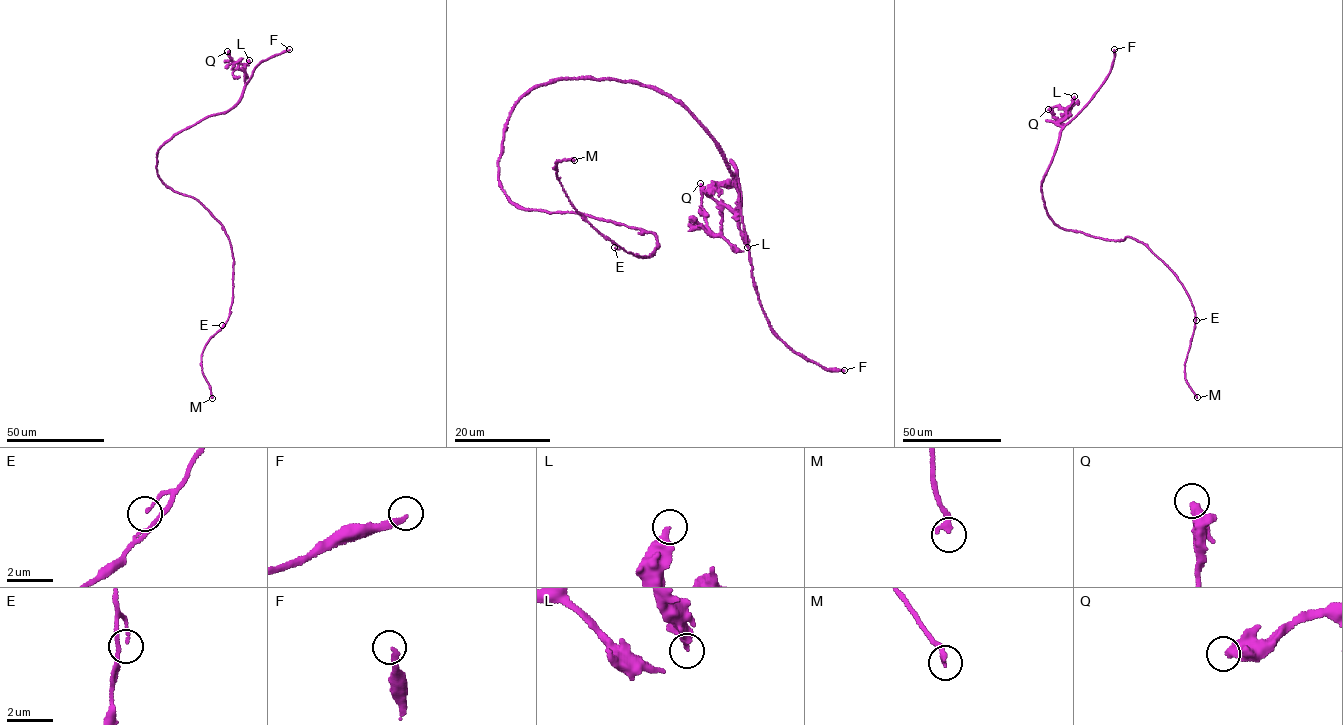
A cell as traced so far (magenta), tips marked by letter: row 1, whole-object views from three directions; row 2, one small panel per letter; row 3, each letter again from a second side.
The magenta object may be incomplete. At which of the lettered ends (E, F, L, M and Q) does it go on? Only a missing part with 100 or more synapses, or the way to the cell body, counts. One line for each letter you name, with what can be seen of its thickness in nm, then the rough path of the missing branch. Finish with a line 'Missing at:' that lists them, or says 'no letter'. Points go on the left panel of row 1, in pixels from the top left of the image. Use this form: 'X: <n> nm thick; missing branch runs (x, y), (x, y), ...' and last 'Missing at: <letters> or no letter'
F: 200 nm thick; missing branch runs (289, 49), (329, 51), (335, 61), (337, 51), (348, 48), (346, 35)
Missing at: F

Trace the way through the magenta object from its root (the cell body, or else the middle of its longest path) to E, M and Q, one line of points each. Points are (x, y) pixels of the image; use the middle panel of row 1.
E: (505, 192), (511, 202), (525, 208), (583, 214), (653, 232), (658, 244), (655, 252), (646, 257), (614, 247)
M: (505, 192), (525, 208), (653, 232), (655, 252), (629, 253), (574, 208), (555, 163), (574, 160)
Q: (505, 192), (498, 161), (514, 104), (584, 77), (655, 87), (704, 128), (739, 193), (717, 234), (700, 183)

